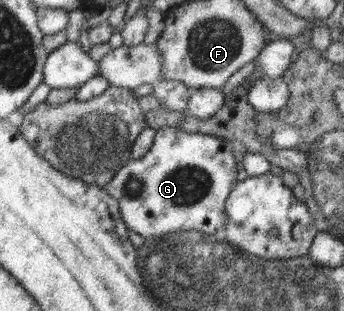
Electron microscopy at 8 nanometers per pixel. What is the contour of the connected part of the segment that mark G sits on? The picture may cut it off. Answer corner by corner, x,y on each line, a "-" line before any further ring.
164,126
155,130
150,149
140,159
126,162
104,188
119,203
119,211
127,227
145,239
160,239
169,233
188,230
221,236
227,220
225,201
237,182
236,163
231,140
182,131
179,126

